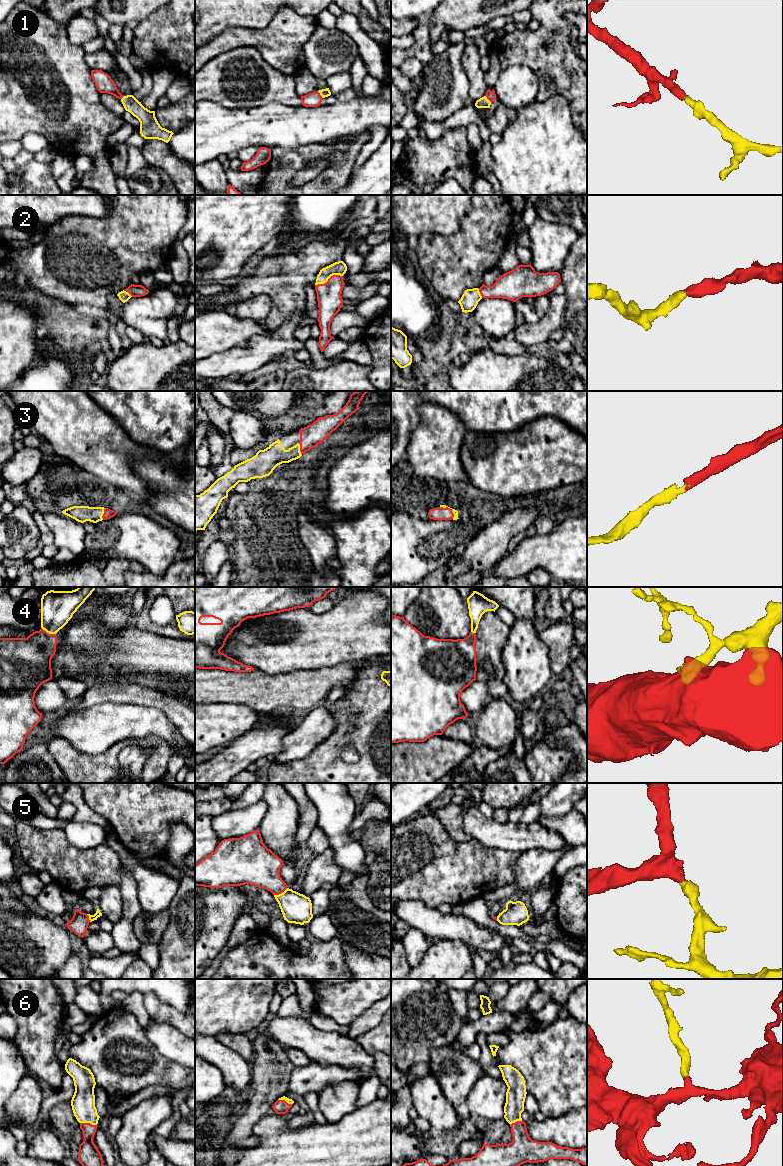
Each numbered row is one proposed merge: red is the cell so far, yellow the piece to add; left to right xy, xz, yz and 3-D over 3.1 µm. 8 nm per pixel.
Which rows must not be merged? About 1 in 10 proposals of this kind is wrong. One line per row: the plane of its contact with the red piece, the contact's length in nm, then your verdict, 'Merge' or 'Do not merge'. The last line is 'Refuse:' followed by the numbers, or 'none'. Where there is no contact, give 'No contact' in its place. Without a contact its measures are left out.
1: Touches red in yz. Shared border 80 nm. Merge
2: Touches red in xz. Shared border 240 nm. Merge
3: Touches red in yz. Shared border 150 nm. Merge
4: Touches red in xy. Shared border 120 nm. Merge
5: Touches red in xz. Shared border 130 nm. Merge
6: Touches red in xy. Shared border 140 nm. Merge
Refuse: none

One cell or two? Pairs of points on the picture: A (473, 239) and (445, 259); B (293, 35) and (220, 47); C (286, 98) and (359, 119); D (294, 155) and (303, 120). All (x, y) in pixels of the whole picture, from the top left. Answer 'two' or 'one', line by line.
A: one
B: one
C: two
D: two

